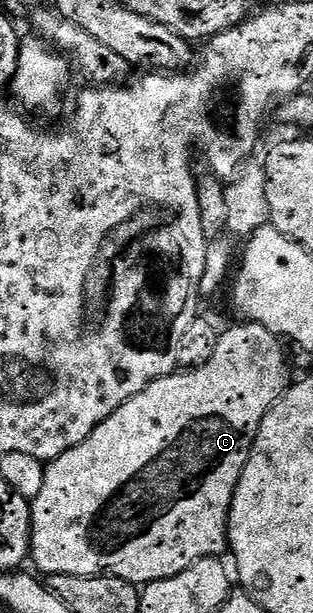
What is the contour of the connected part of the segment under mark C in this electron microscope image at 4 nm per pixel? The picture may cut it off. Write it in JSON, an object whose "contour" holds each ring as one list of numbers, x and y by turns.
{"contour":[[236,322,233,328,225,327,220,334,218,350,214,350,214,358,210,358,206,366,177,370,170,376,163,376,150,382,146,390,134,394,134,398,130,398,118,410,114,410,114,414,110,414,106,422,96,427,94,434,86,438,86,442,66,450,66,454,62,454,56,460,47,461,44,469,46,482,42,484,42,491,38,494,38,498,30,501,32,514,30,560,31,563,36,563,37,570,35,571,44,572,45,577,113,576,131,584,143,586,166,578,174,578,182,574,182,570,194,566,194,562,199,560,223,557,229,551,228,515,234,498,234,490,242,478,242,470,252,453,256,435,262,426,262,418,266,418,268,411,278,403,284,391,290,387,288,360,284,357,283,346,285,347,281,337,275,336,273,332,266,330,260,324]]}

